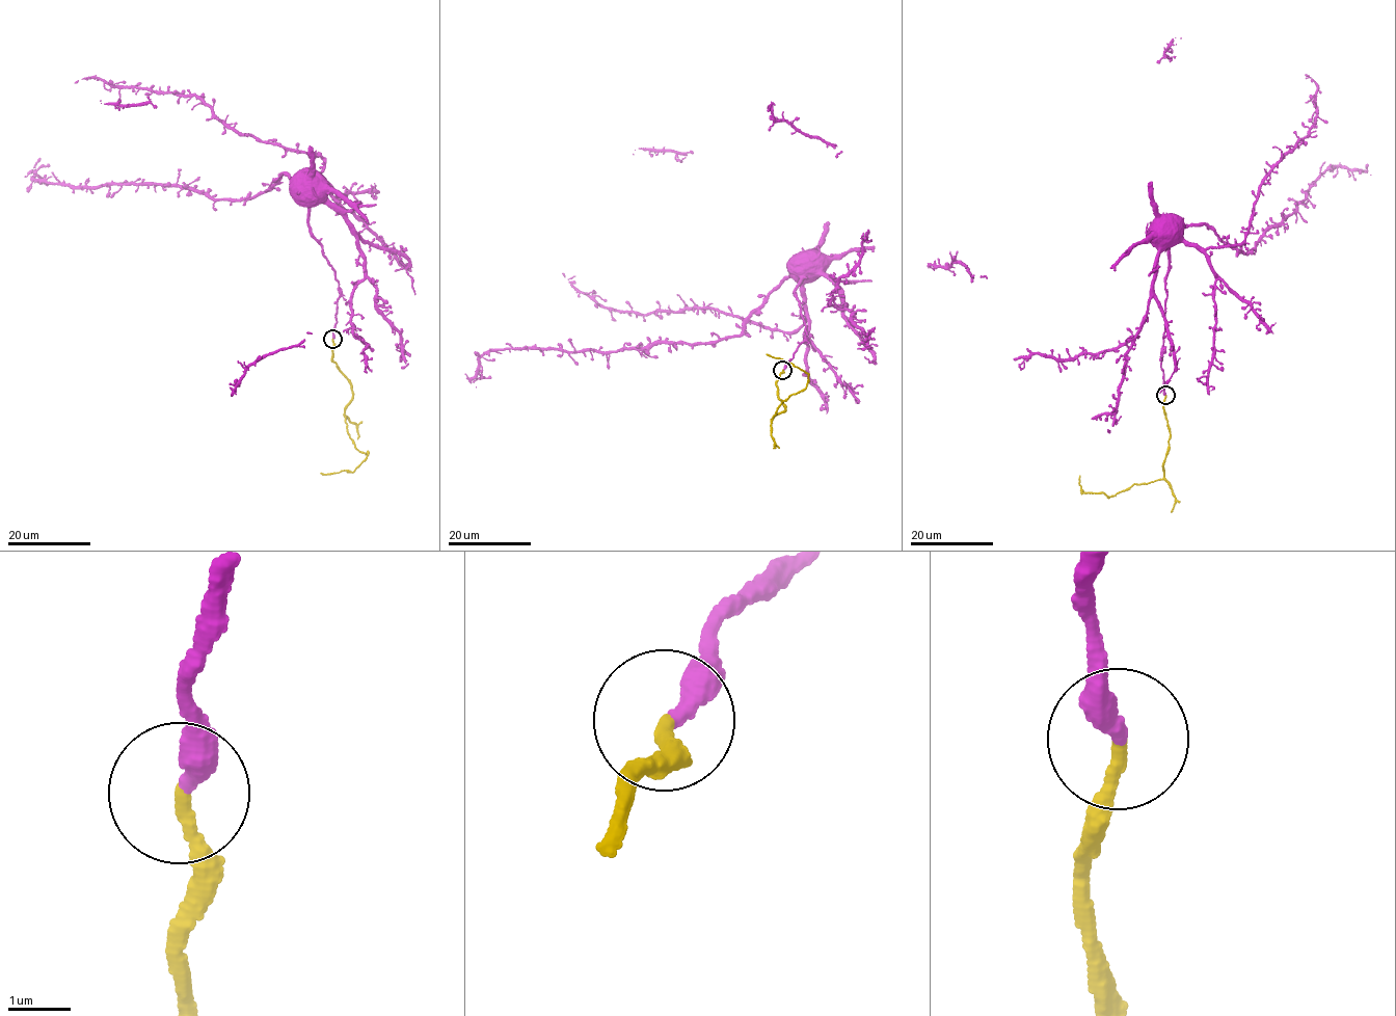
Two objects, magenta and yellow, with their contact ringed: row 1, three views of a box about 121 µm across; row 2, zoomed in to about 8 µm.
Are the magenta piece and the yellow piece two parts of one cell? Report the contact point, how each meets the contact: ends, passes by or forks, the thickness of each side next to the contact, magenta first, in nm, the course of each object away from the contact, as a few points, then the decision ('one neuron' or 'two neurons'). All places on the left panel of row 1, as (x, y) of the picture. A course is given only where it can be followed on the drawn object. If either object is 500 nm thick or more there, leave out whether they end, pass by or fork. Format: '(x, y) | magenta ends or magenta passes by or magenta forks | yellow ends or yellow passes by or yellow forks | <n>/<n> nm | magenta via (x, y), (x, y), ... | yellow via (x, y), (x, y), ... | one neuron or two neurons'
(332, 339) | magenta ends | yellow ends | 320/220 nm | magenta via (331, 339), (340, 291), (334, 270), (309, 224), (309, 205), (296, 194), (306, 181) | yellow via (331, 340), (333, 363), (352, 393), (345, 415), (349, 435), (357, 449), (368, 451), (351, 472), (320, 473) | one neuron

